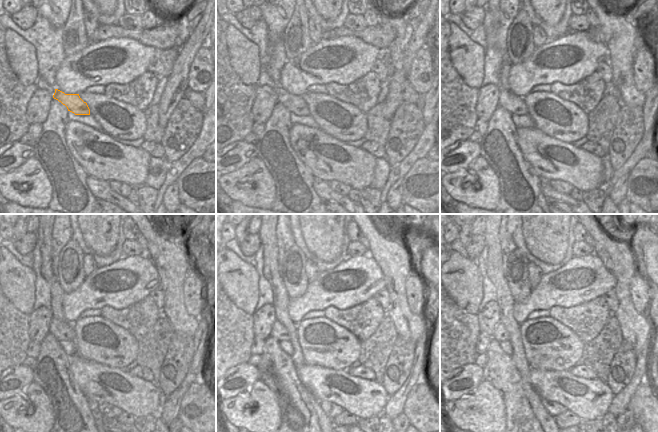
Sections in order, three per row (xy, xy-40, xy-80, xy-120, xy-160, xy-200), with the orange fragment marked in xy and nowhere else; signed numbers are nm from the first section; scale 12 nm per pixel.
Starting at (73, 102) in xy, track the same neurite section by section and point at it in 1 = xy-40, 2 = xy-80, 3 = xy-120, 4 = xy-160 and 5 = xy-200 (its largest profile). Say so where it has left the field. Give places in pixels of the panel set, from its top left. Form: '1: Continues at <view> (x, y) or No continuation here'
1: Continues at xy-40 (295, 104)
2: Continues at xy-80 (515, 105)
3: Continues at xy-120 (62, 330)
4: Continues at xy-160 (278, 331)
5: Continues at xy-200 (500, 333).

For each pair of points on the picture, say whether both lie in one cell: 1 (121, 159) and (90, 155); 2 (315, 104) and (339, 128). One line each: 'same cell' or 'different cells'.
1: same cell
2: same cell

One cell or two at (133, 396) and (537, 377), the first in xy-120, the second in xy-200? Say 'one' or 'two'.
one

